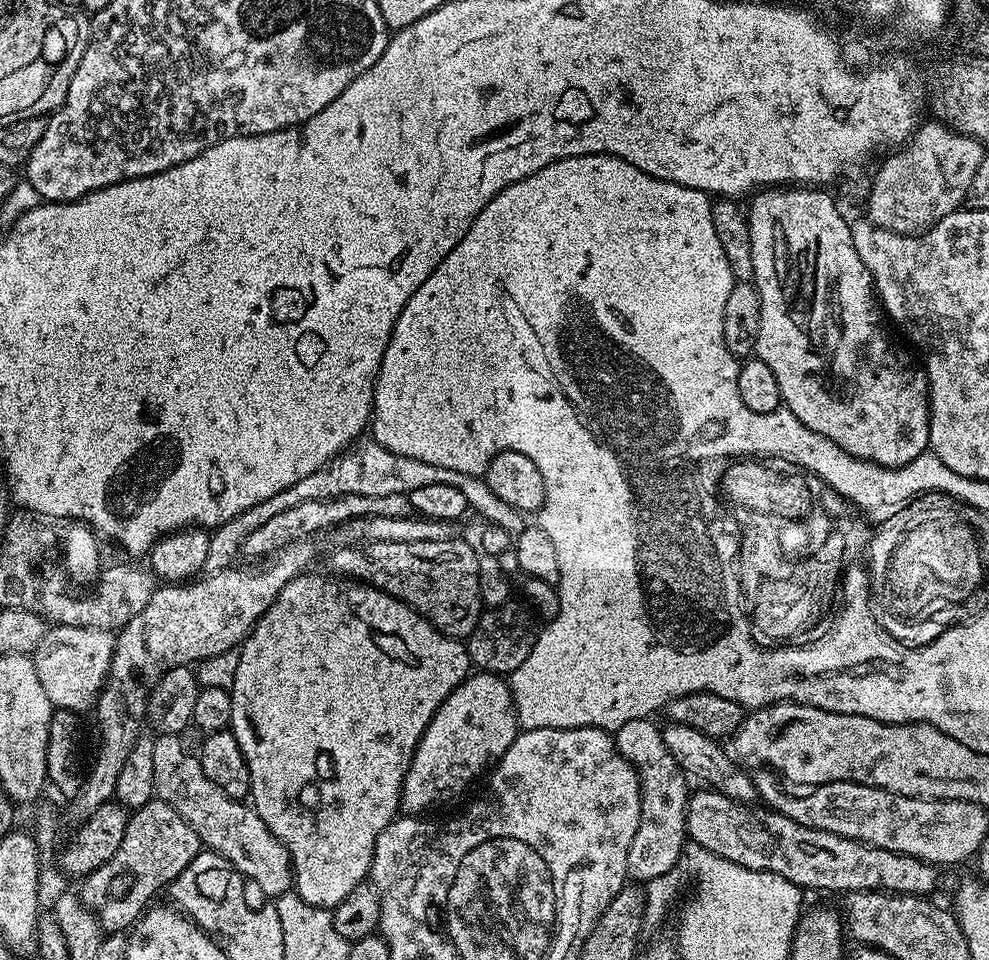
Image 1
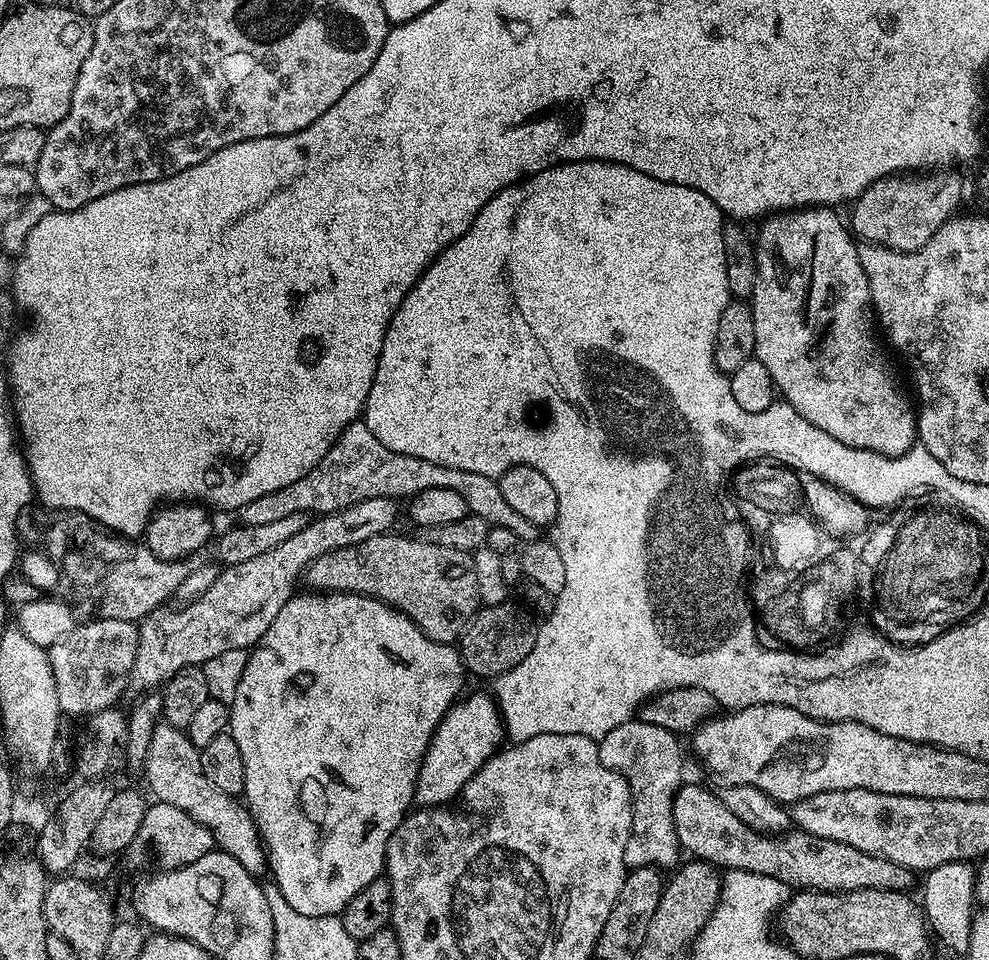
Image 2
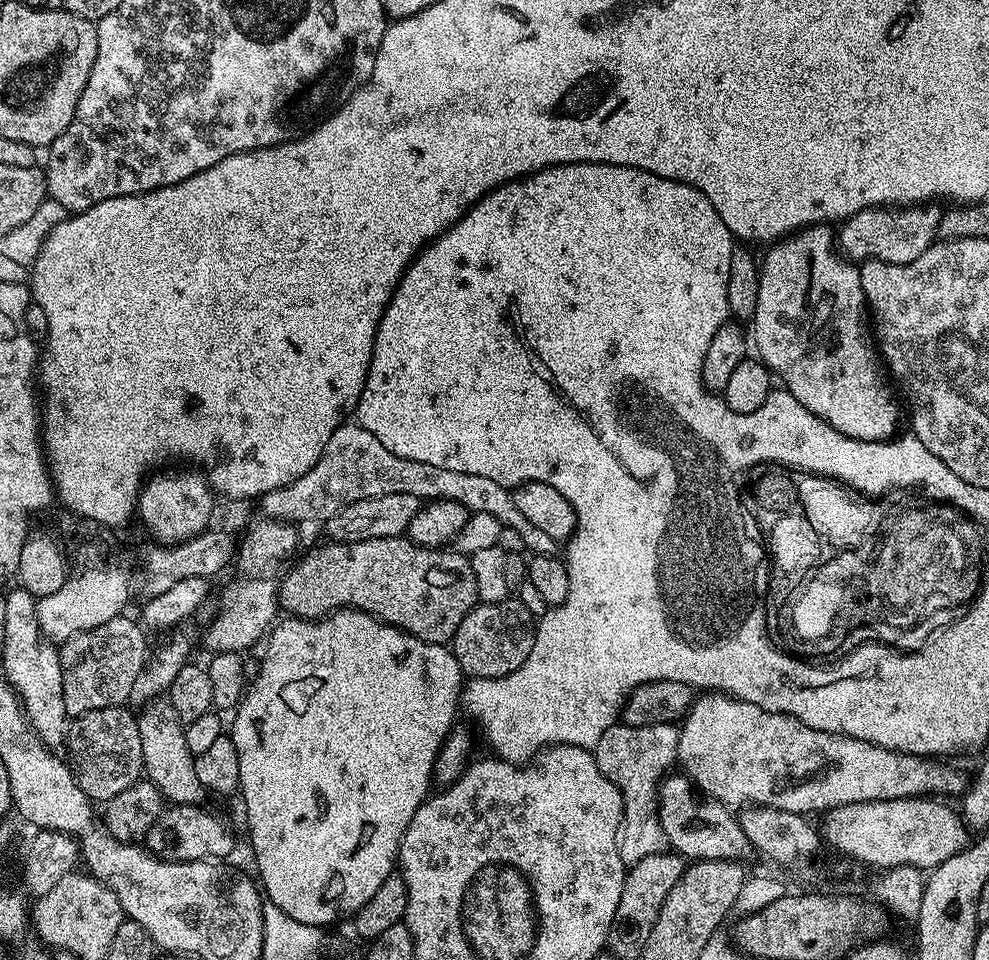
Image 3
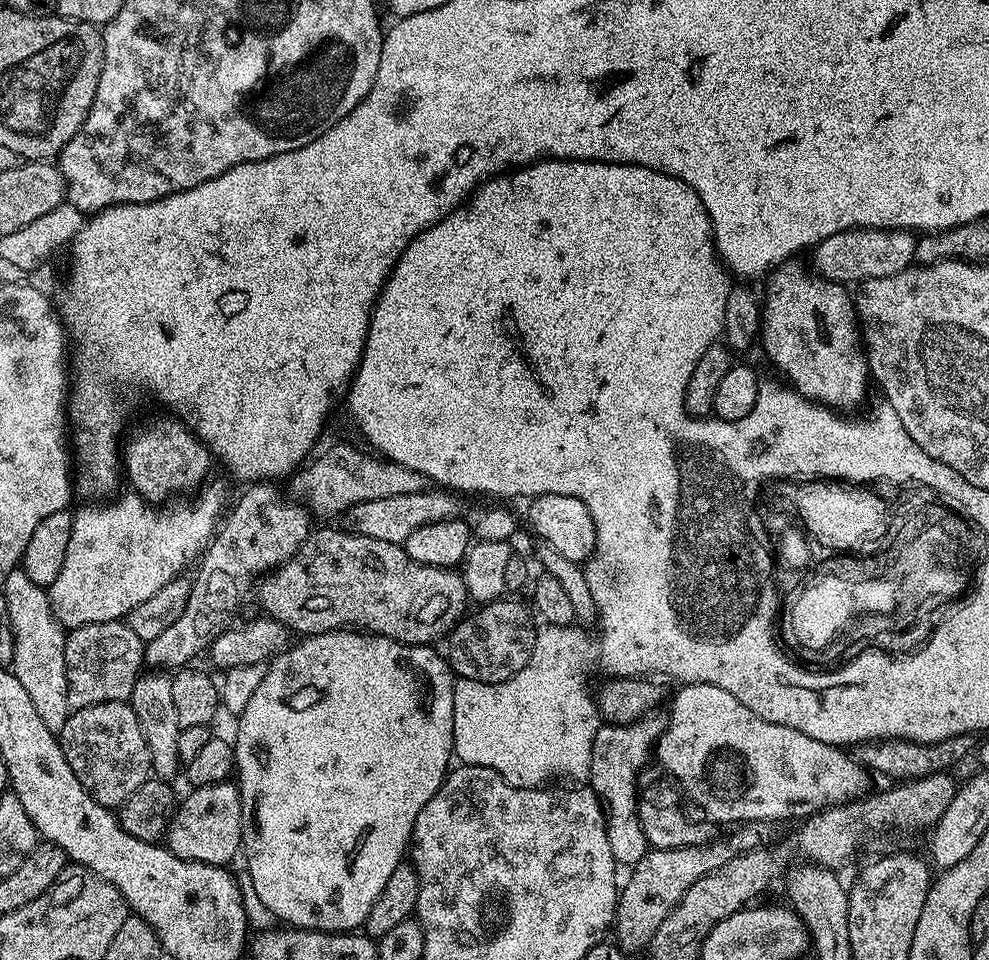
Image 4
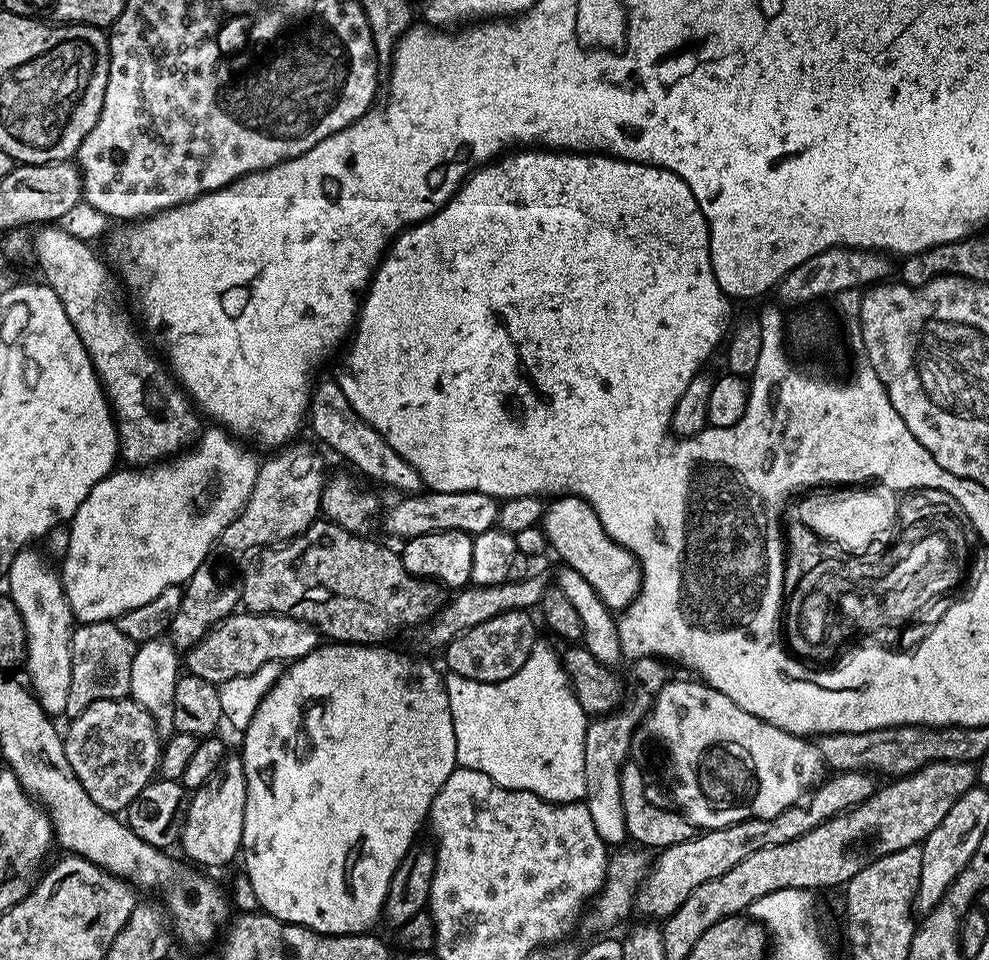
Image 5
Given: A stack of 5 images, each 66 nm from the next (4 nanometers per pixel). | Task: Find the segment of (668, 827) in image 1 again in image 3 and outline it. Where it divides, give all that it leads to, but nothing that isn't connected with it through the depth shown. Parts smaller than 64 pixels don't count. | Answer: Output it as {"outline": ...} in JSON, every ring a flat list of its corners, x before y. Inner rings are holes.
{"outline":[[617,722,598,738,594,749,596,765,602,774,619,788,623,796,619,856,625,867,632,867,652,854,665,851,667,840,657,816,659,787,671,764,677,763,676,751,680,729,676,724,630,726]]}

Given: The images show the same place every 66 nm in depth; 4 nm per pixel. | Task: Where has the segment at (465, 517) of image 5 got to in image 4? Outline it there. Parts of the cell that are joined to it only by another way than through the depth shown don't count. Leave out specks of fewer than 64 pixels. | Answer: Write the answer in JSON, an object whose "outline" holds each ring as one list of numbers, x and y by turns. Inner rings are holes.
{"outline":[[425,490,414,494,394,494,390,498,378,498,374,502,354,504,348,509,347,527,366,538,378,538,378,542,394,542,403,546,406,538,414,534,421,526,430,526,434,522,454,520,461,515,464,504,459,495,448,490]]}

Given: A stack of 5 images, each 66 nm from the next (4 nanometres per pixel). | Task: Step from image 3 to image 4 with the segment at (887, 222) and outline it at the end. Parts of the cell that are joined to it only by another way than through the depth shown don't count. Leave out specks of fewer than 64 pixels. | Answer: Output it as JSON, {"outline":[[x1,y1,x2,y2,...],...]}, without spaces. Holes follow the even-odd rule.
{"outline":[[847,228,844,232,830,234,830,238,816,245,811,253,811,267,825,280,834,280,845,286,856,286,863,281,886,278,890,274,905,272,907,268,913,267,916,242,917,237,906,230]]}

